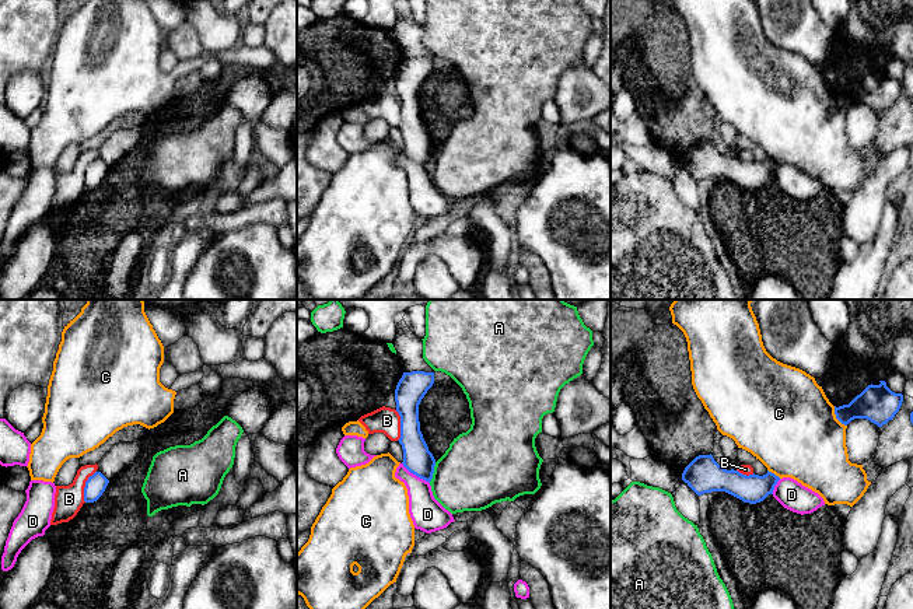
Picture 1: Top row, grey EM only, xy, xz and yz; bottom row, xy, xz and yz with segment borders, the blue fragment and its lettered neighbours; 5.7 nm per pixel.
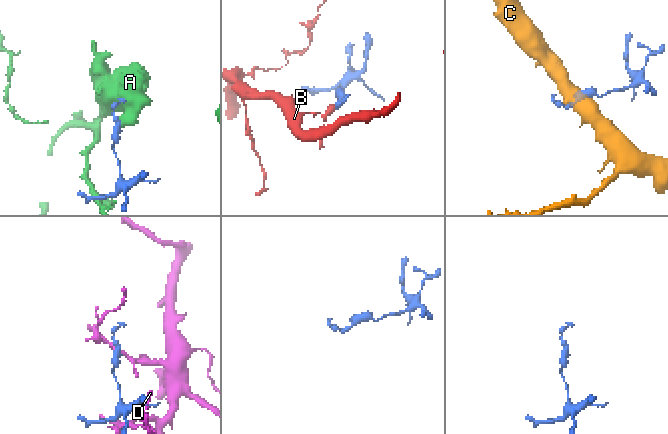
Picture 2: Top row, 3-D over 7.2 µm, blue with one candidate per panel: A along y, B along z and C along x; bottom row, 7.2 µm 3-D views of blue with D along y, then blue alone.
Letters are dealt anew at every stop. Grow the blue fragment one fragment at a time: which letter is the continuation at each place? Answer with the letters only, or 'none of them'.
none of them

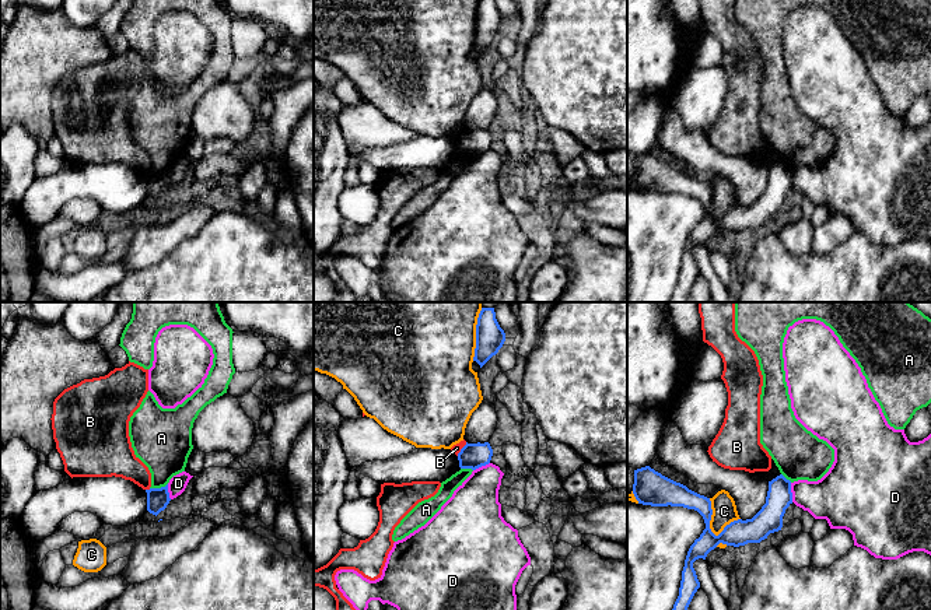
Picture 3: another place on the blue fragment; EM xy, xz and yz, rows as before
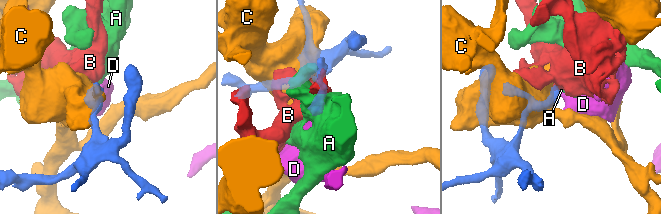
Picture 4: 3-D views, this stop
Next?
none of them

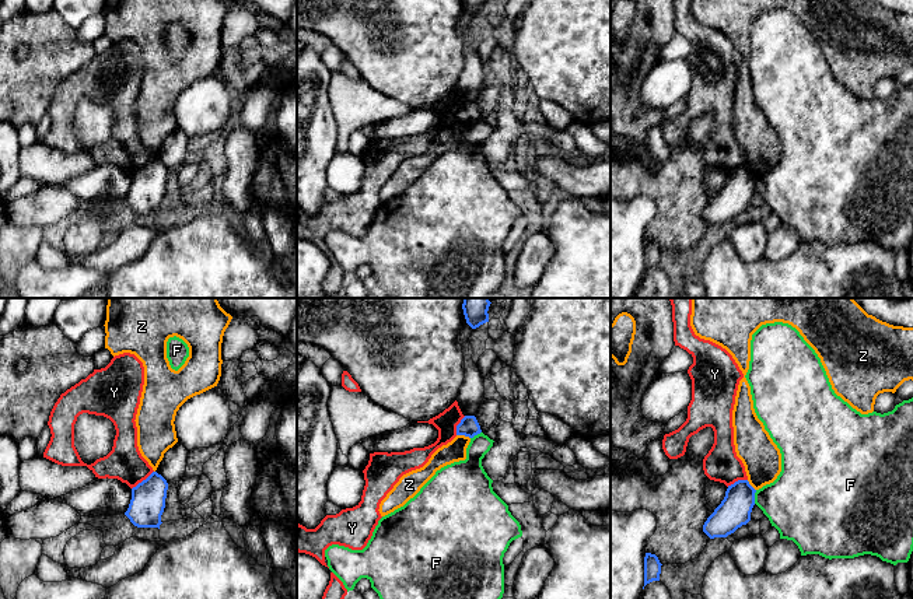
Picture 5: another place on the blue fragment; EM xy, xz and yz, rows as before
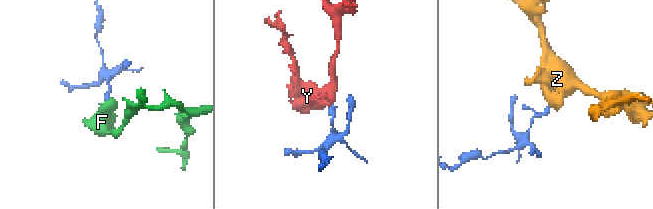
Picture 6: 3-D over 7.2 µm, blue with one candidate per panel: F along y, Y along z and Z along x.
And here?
none of them

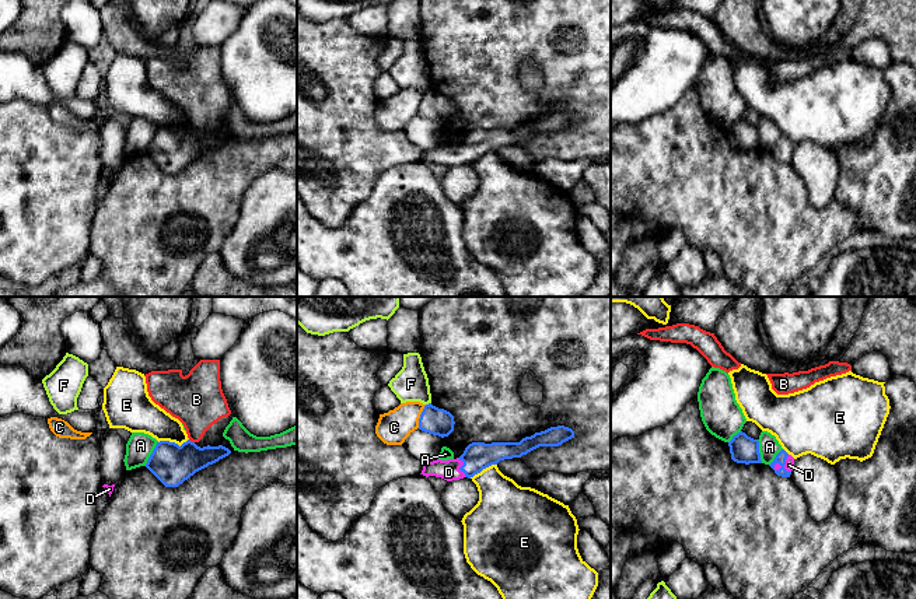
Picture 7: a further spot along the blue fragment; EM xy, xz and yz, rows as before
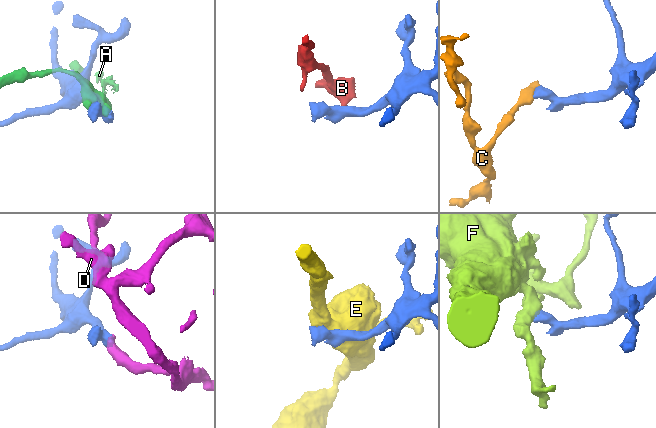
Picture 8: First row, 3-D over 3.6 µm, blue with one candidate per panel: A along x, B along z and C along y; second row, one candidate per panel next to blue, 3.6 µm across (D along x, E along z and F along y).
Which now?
D

